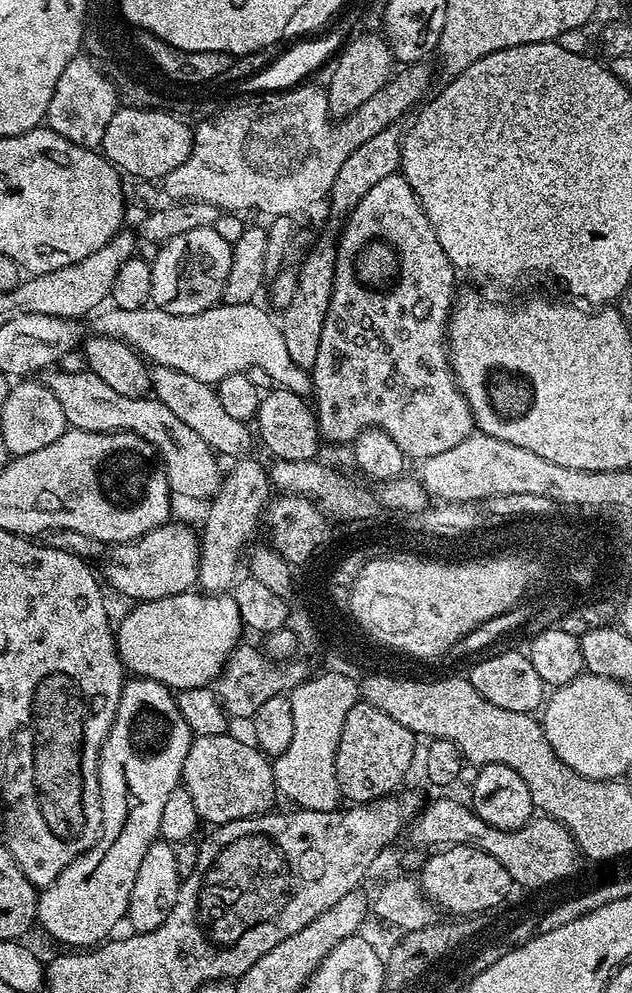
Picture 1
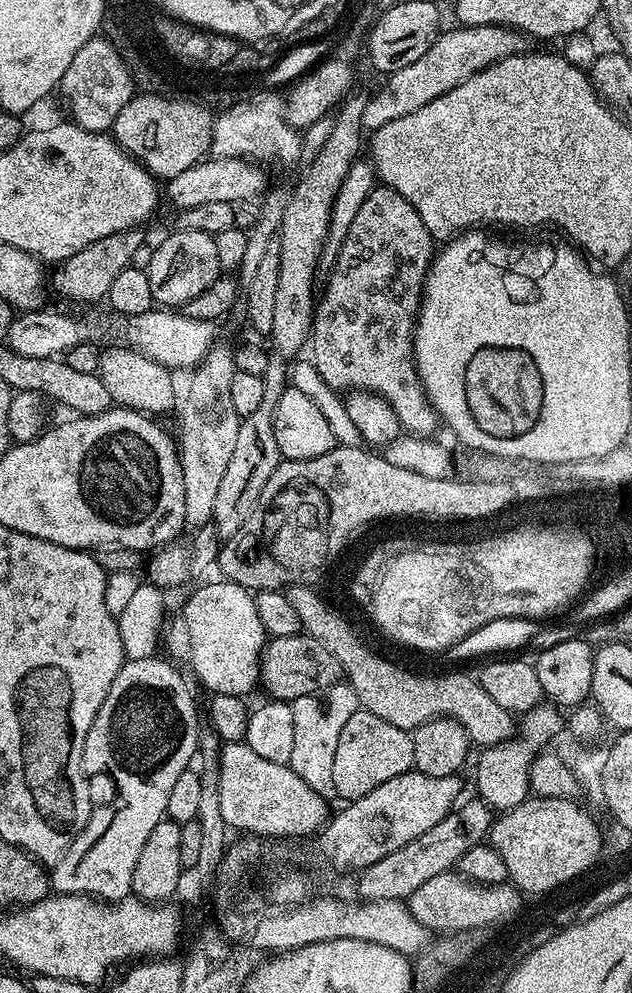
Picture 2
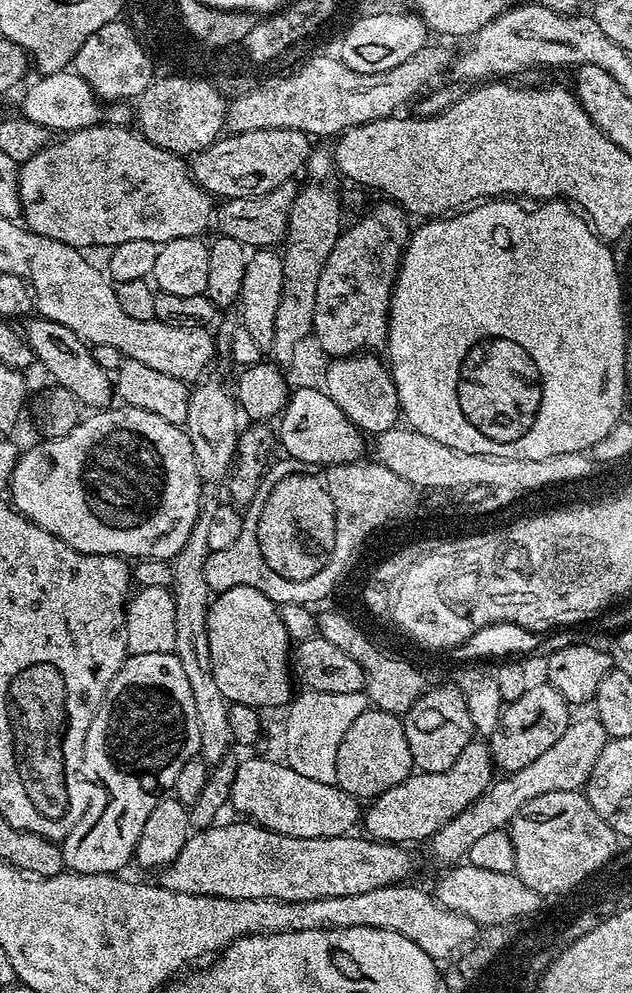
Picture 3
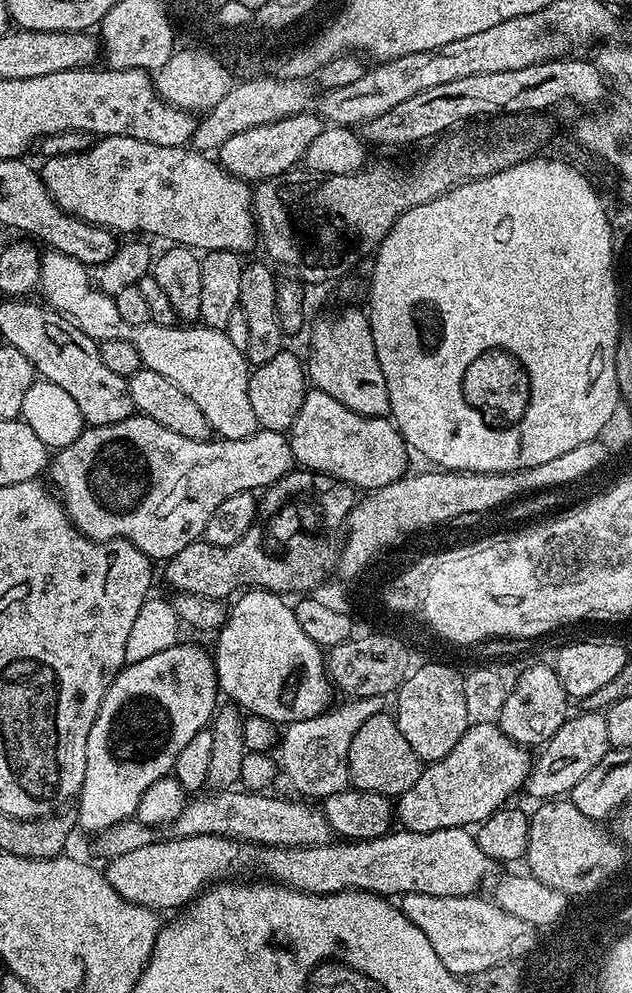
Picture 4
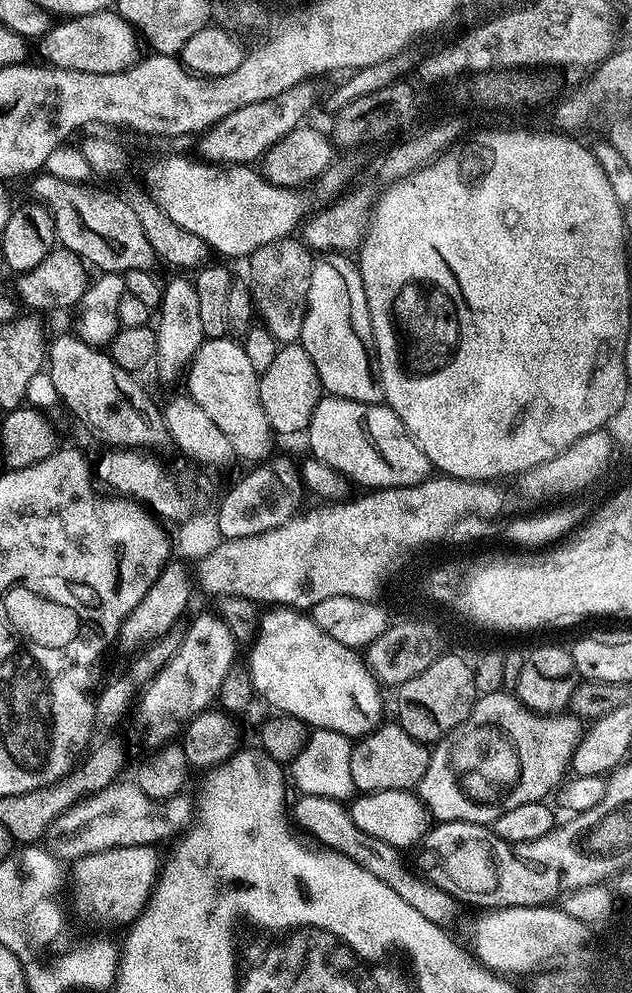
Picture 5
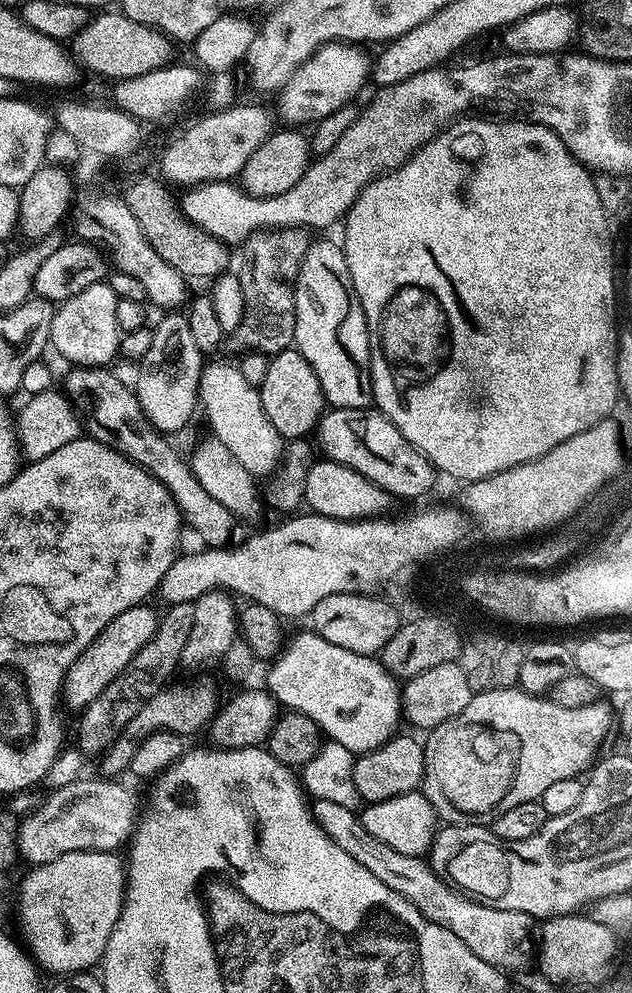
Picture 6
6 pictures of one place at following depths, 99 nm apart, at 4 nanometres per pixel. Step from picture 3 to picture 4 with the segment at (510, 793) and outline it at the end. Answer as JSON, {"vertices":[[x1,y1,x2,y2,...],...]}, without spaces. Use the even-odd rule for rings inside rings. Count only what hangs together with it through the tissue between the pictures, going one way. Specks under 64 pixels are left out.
{"vertices":[[580,712,579,715,565,719,563,726,555,732,551,739,543,745,542,754,537,755,528,772,526,792,534,801,555,799,571,793,578,784,610,751,608,731,605,728,605,715,597,712]]}

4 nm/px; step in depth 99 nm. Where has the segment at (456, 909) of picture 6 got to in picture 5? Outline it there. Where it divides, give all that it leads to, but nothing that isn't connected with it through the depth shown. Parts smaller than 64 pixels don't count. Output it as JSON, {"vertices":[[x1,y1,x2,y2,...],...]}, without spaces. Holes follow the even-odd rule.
{"vertices":[[300,794,297,797,296,805,293,808,291,805,290,808,291,823,294,822,302,831,309,832,317,840,317,842,315,841,317,845,323,846,329,852,342,854,346,858,358,862,358,866,370,870,370,874,374,874,382,882,386,882,386,886,390,886,390,890,394,890,394,894,398,894,398,898,410,902,410,906,414,906,414,910,418,910,418,914,422,914,422,918,439,925,443,925,446,920,451,918,452,911,458,908,457,901,423,877,419,875,416,877,412,873,406,872,397,849,392,848,386,842,378,842,378,838,370,838,370,834,362,834,362,830,358,830,358,826,354,826,351,813,341,801,331,800,325,796]]}

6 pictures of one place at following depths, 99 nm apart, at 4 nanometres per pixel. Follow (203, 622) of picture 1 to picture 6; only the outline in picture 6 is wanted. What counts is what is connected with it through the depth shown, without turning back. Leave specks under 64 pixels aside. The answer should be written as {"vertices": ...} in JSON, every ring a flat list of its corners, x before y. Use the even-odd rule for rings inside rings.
{"vertices":[[311,630,298,633,289,642,288,649,286,648,287,644,275,657,277,660,273,662,272,669,268,672,268,684,266,683,267,691,276,697,277,705,300,712,306,718,310,718,320,727,325,737,339,741,353,754,369,752,394,735,397,731,396,723,401,723,402,720,401,689,397,681,385,672,383,665,377,659,350,650,342,650,342,646,334,646,326,642,326,638,322,638]]}

